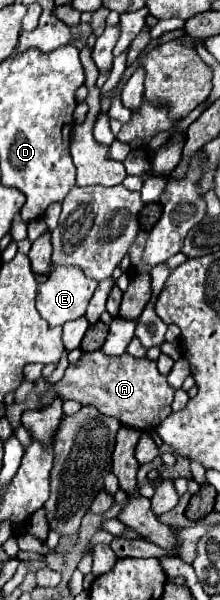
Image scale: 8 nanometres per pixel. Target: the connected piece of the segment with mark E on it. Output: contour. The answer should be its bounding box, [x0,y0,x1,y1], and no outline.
[36,266,98,328]

